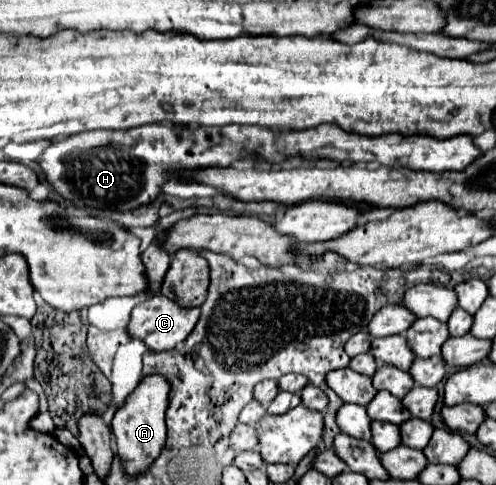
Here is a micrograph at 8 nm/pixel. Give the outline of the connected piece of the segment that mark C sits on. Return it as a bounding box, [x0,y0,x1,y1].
[127,295,199,353]

